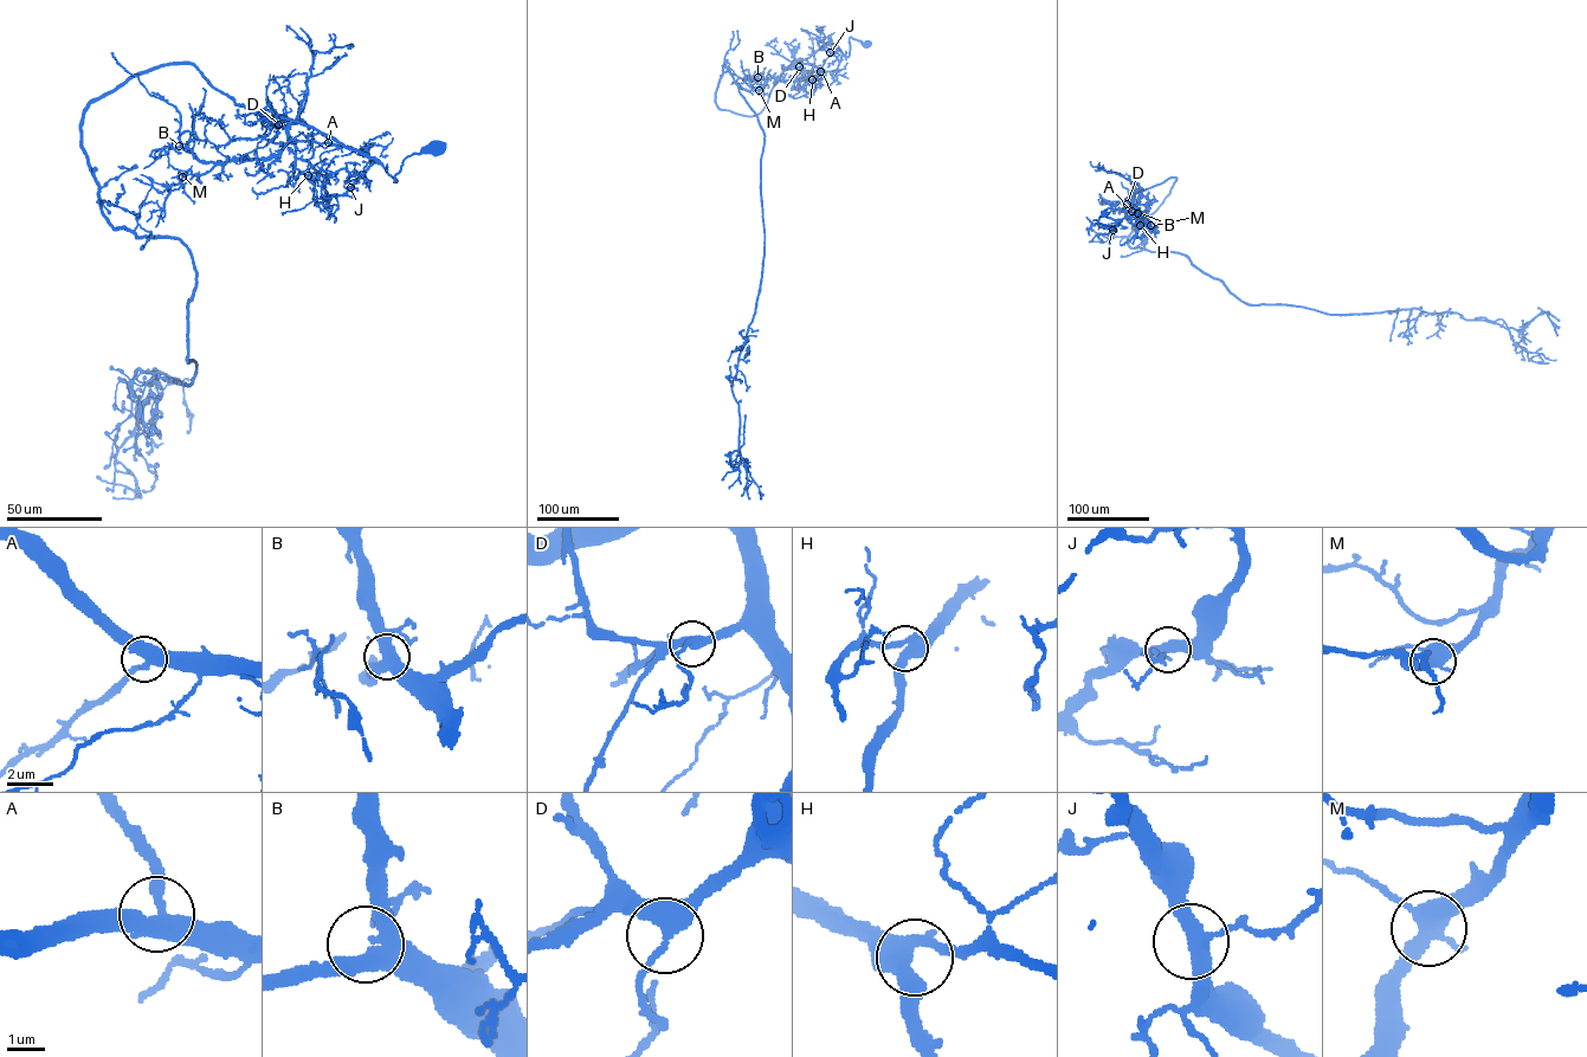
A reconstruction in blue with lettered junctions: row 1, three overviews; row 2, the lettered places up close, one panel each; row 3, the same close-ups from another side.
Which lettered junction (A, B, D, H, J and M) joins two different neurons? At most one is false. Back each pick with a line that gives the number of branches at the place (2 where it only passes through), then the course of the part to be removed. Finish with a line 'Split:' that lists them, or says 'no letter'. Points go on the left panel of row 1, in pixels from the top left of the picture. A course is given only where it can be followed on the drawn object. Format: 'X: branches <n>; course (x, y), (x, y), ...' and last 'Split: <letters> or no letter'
Split: no letter

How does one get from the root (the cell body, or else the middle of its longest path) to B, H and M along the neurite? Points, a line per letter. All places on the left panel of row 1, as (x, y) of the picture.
B: (439, 144), (408, 155), (397, 181), (376, 159), (286, 118), (288, 143), (265, 159), (206, 162), (179, 146)
H: (439, 144), (408, 155), (394, 175), (397, 181), (376, 159), (283, 118), (296, 148), (295, 167), (308, 175)
M: (439, 144), (408, 155), (397, 181), (376, 159), (283, 118), (288, 143), (276, 155), (232, 159), (184, 176)

